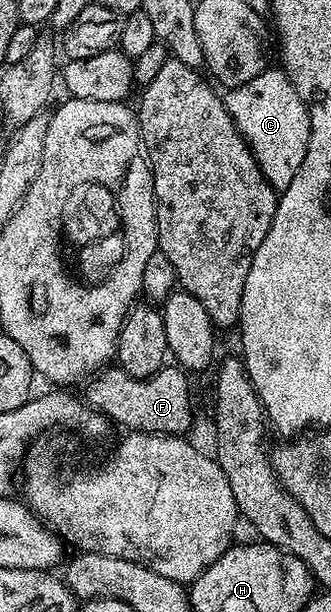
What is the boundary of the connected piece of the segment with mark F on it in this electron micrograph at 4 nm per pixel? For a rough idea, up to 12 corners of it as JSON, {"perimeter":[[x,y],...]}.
{"perimeter":[[107,366],[85,400],[123,430],[161,436],[191,424],[188,373],[143,380]]}

